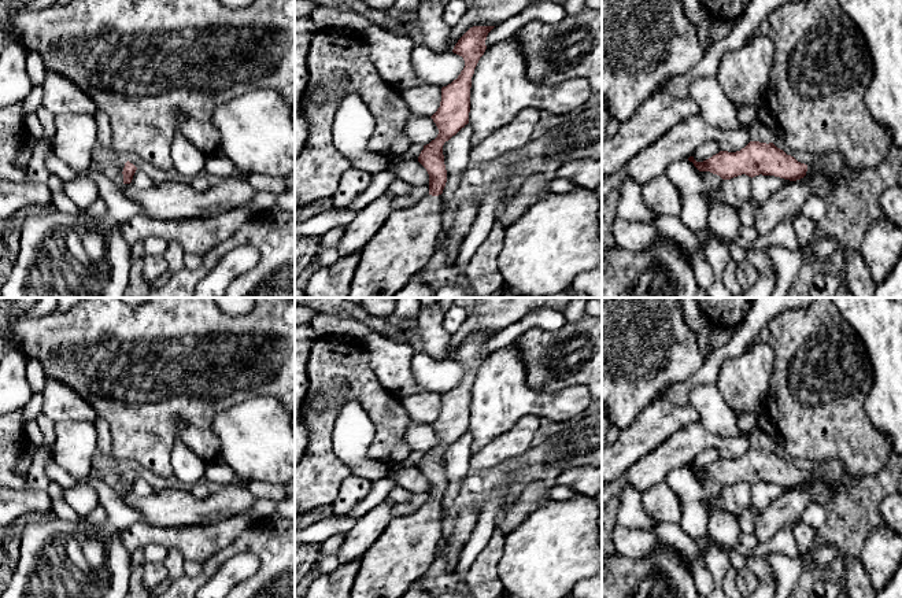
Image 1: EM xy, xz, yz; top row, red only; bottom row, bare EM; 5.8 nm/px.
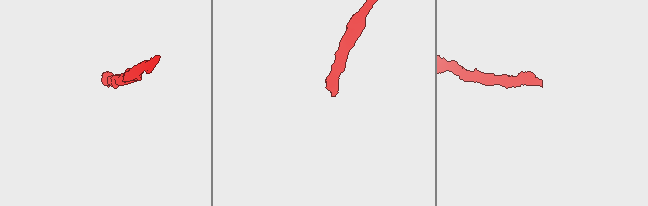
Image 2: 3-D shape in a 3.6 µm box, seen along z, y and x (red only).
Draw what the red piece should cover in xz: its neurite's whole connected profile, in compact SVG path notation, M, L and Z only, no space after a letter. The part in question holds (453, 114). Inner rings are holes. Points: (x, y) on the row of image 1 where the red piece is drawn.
M473 26L455 44L452 52L462 56L465 67L447 86L441 88L441 101L430 117L439 129L439 134L424 145L418 162L429 174L429 193L417 204L393 210L381 229L366 243L361 251L361 261L355 269L347 298L392 298L430 261L443 237L443 189L447 182L443 145L469 123L470 88L474 69L484 55L488 33L495 26Z

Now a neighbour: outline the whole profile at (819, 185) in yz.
M805 176L803 178L796 180L796 181L806 185L812 193L814 193L822 199L825 199L828 195L831 195L832 191L835 189L835 185L831 181L828 181L827 178L820 177L820 176L812 176L812 177Z

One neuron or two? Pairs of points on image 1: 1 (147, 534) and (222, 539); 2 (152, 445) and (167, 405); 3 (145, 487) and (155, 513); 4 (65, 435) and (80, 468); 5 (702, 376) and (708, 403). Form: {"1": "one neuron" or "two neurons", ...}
{"1": "one neuron", "2": "one neuron", "3": "two neurons", "4": "one neuron", "5": "two neurons"}

